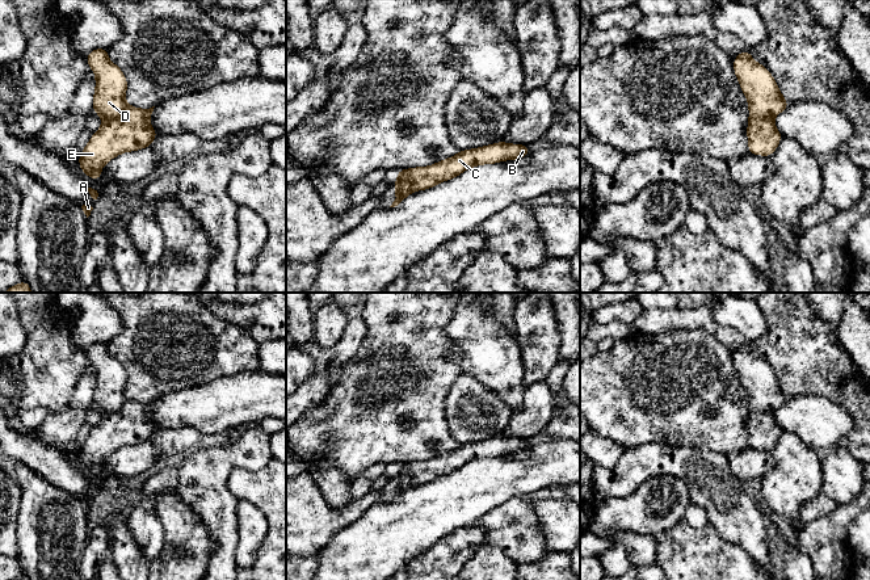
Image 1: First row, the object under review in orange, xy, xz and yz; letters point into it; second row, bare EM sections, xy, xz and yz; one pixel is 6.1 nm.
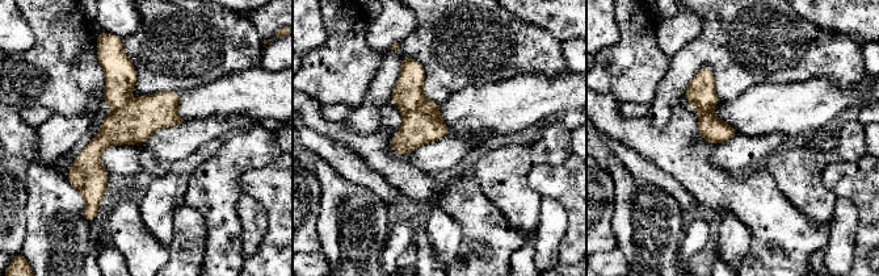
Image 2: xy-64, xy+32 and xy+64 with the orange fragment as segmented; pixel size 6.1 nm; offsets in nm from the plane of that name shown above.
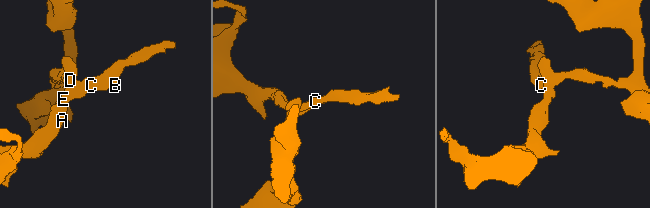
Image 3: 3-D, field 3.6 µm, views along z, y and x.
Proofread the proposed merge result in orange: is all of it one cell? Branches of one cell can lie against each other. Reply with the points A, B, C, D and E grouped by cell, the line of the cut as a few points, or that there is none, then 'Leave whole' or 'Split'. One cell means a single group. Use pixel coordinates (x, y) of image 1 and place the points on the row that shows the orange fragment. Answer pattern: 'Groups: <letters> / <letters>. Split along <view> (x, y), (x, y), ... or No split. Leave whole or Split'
Groups: A B C E / D. Split along xy (126, 105), (117, 116), (104, 120). Split

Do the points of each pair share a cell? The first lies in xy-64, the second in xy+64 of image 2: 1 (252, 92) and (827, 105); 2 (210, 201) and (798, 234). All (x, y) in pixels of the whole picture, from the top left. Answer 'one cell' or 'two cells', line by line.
1: one cell
2: two cells

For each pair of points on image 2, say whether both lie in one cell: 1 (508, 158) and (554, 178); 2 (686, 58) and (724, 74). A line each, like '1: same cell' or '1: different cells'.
1: different cells
2: same cell

